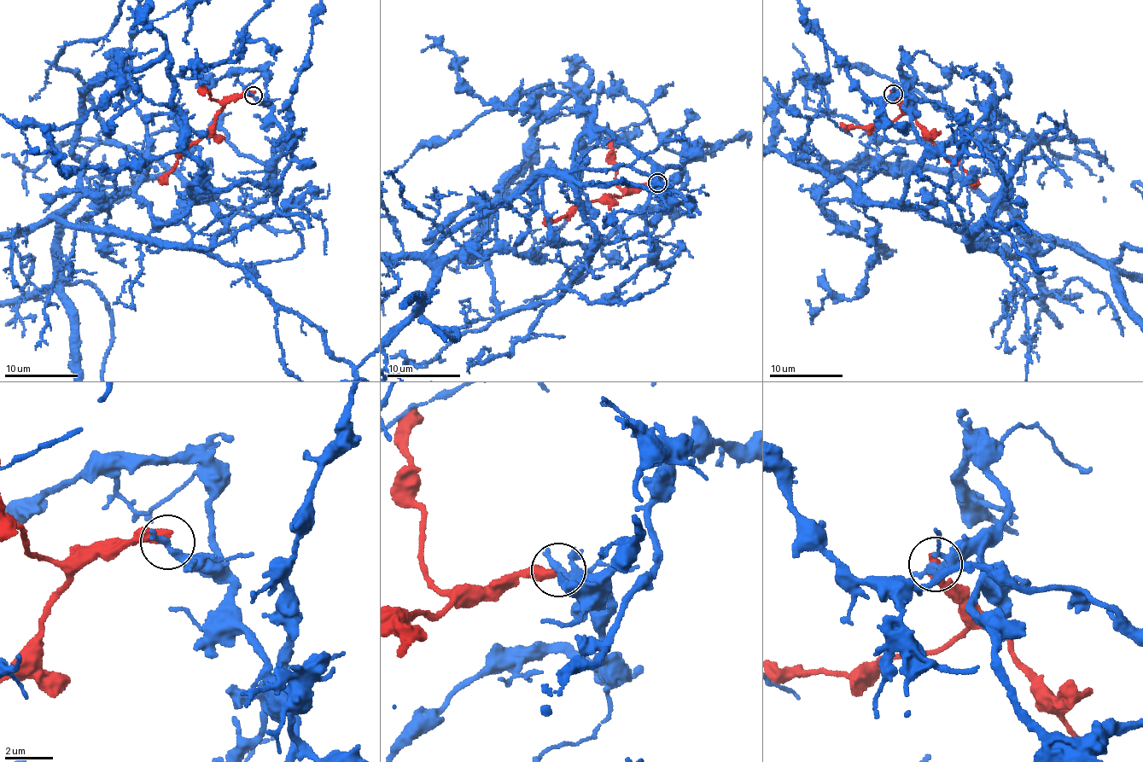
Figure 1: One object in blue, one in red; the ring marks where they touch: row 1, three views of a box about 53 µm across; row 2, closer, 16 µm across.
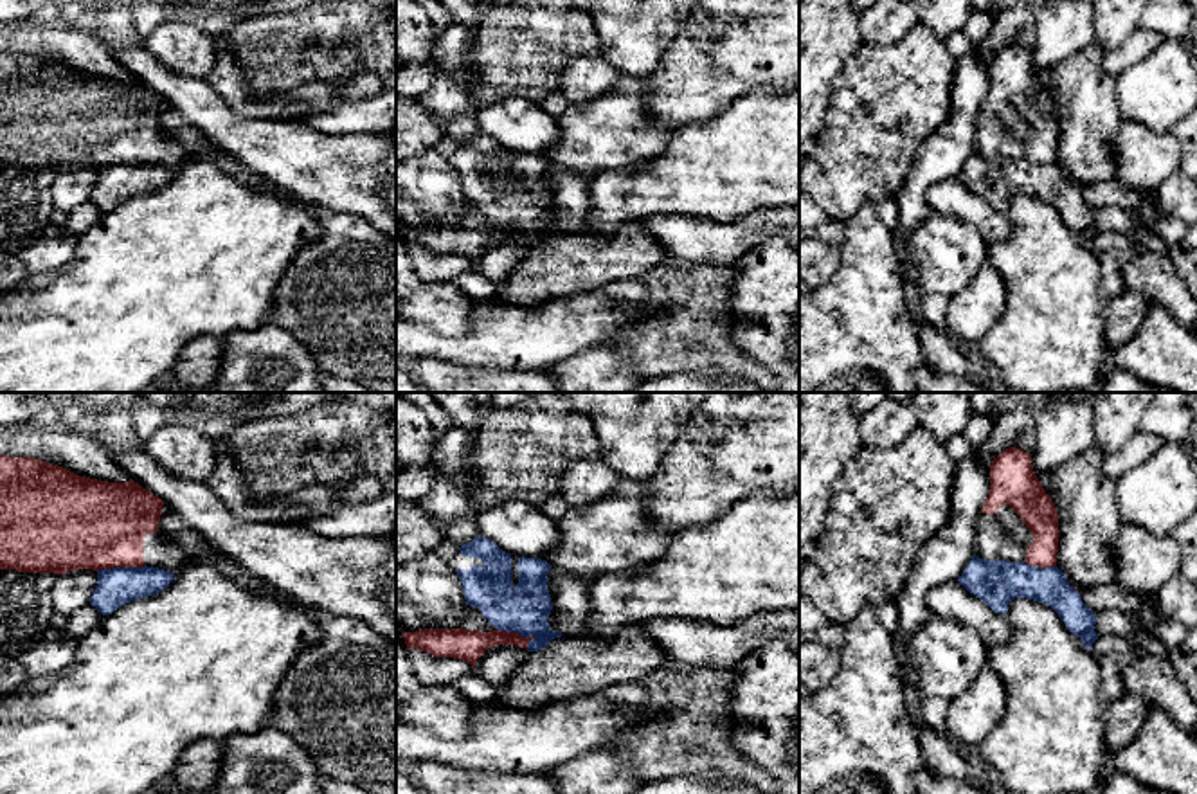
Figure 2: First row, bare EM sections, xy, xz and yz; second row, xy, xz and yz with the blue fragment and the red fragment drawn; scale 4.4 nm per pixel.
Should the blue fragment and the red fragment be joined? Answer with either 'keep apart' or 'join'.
keep apart

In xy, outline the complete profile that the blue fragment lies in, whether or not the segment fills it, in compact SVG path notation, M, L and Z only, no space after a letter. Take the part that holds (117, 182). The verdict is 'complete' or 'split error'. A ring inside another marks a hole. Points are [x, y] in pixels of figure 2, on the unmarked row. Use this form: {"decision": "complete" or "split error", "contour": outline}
{"decision": "complete", "contour": "M148 162L101 166L90 202L108 212L133 196L158 191L173 176L173 169Z"}

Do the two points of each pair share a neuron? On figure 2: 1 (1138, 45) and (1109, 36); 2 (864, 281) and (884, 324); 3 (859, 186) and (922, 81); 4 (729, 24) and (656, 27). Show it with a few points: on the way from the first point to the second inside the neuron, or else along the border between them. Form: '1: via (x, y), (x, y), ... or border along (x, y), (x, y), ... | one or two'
1: border along (1138, 26), (1122, 44), (1104, 53) | two
2: via (866, 292), (866, 306), (873, 314) | one
3: via (872, 159), (873, 126), (895, 105) | one
4: border along (684, 18), (659, 63) | two

